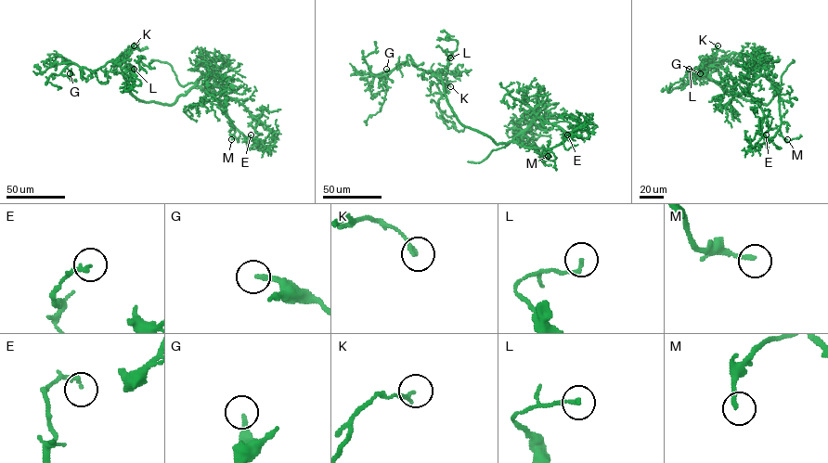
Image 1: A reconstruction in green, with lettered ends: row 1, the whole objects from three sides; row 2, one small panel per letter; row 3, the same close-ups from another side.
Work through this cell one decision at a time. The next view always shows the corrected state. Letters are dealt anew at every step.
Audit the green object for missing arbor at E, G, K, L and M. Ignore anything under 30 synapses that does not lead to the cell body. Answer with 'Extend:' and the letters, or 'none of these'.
Extend: none of these

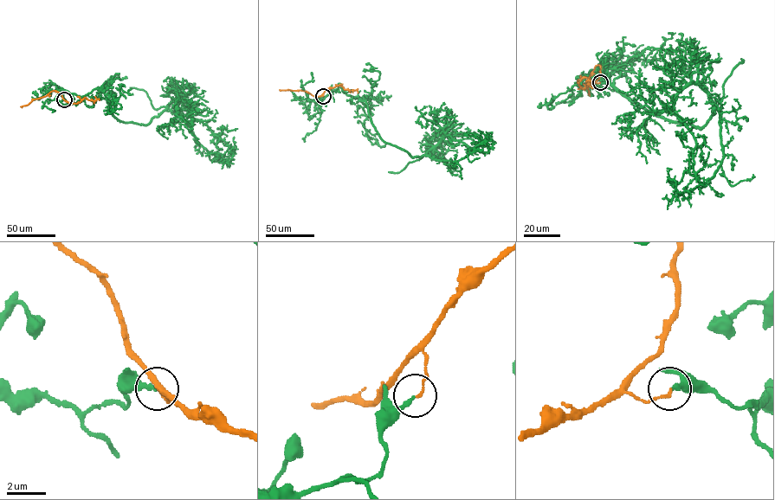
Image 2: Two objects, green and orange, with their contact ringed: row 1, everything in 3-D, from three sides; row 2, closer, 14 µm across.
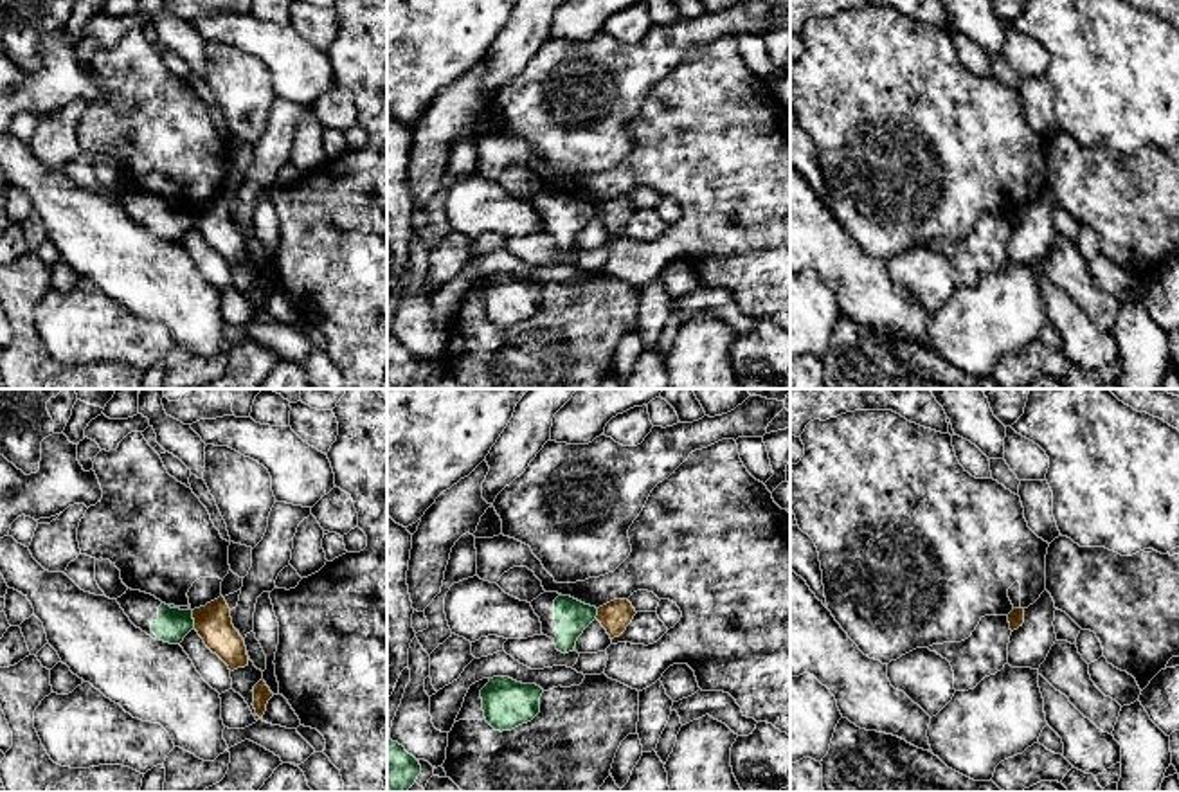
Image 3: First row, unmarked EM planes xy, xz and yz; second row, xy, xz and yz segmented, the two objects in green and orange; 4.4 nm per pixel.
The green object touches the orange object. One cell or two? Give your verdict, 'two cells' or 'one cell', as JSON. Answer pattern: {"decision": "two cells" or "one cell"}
{"decision": "two cells"}

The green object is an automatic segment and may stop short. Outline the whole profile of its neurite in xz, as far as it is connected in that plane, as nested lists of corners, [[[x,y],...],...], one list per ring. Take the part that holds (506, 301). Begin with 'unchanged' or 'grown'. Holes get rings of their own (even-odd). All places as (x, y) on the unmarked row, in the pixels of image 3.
unchanged; [[[493,274],[481,286],[484,315],[495,328],[511,328],[540,310],[542,290],[544,286],[536,281]]]

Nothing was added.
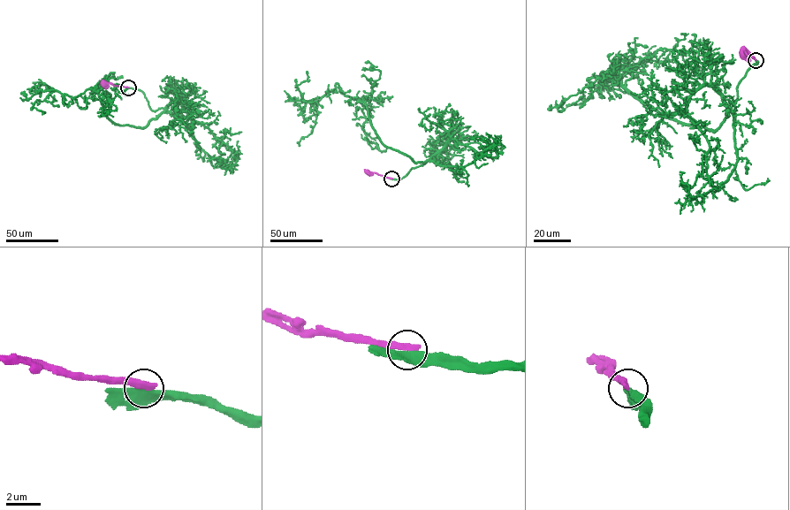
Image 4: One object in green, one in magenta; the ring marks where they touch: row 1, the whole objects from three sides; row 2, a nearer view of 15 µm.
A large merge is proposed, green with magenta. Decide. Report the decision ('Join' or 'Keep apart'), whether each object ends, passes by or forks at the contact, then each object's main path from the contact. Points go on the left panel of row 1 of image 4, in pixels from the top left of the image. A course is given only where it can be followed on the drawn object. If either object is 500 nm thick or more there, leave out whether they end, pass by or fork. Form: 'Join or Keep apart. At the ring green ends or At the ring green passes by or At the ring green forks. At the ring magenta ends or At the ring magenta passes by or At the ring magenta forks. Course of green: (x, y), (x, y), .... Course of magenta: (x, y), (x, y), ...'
Keep apart. At the ring green passes by. At the ring magenta ends. Course of green: (128, 87), (165, 110), (143, 127), (119, 125), (92, 89), (73, 98), (38, 82), (34, 92). Course of magenta: (128, 87), (102, 83)

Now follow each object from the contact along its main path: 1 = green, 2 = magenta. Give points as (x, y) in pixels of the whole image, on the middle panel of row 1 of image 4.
1: (391, 178), (429, 160), (387, 148), (366, 104), (337, 83), (314, 105), (315, 125), (299, 145)
2: (391, 178), (367, 171)

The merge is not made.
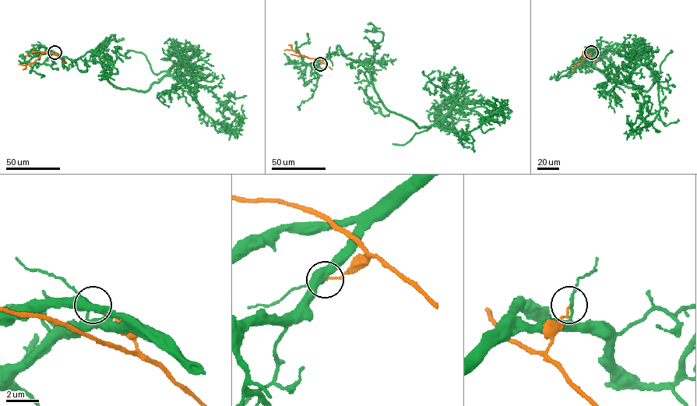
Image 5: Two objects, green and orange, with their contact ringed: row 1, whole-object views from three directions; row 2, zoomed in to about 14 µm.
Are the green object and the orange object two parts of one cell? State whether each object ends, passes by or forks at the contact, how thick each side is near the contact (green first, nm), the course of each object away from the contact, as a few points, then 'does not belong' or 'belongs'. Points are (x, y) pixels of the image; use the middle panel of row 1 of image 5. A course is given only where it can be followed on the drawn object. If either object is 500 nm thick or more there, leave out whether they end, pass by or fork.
green passes by; orange ends; calibres 160 and 100 nm; course green (320, 64), (339, 45), (369, 68), (382, 104), (420, 127), (455, 104), (503, 113), (476, 103); course orange (320, 64), (322, 62), (321, 61), (302, 56), (288, 44); does not belong

